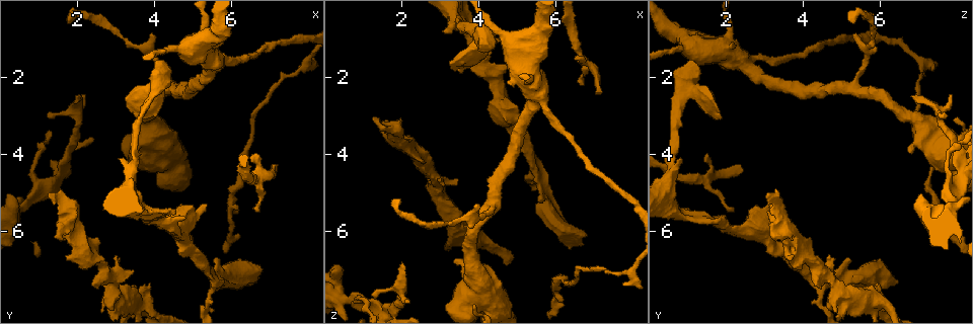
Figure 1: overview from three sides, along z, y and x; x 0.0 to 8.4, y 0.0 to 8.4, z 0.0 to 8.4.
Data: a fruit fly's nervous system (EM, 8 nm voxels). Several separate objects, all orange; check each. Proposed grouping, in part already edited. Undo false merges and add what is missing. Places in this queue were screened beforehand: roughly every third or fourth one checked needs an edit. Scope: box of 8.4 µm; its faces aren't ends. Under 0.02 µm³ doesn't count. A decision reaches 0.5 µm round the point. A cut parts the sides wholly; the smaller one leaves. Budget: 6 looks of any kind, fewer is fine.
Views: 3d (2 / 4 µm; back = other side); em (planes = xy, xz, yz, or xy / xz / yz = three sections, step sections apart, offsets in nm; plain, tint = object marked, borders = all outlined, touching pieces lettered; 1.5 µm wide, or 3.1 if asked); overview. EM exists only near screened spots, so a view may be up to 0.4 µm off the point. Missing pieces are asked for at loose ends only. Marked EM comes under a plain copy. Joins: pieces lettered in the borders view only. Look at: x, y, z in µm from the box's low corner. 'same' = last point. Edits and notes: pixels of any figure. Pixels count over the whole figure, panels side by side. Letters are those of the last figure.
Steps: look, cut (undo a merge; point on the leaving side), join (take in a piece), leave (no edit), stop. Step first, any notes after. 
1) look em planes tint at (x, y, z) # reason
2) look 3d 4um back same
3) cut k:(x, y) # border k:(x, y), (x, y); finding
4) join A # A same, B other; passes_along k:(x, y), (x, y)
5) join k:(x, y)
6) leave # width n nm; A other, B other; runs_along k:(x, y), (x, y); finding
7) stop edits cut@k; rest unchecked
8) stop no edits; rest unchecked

look em xy step 4 tint at (7.05, 4.25, 2.40) # free end

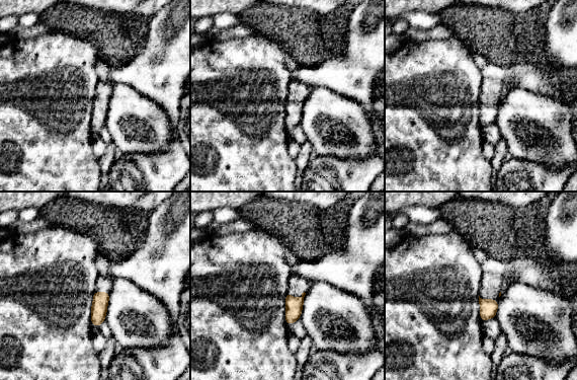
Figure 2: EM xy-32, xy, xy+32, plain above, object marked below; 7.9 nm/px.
look em planes borders same # another direction

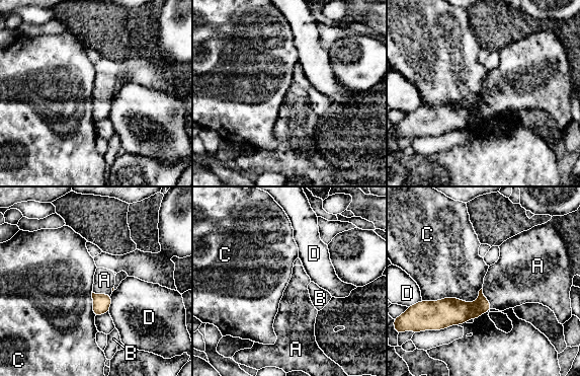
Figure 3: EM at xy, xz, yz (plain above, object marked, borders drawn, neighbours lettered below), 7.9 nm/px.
join A # width 100 nm; A same, B other, C other, D other; it goes on there

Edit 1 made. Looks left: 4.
look 3d 4um at (4.60, 5.95, 2.80) # sudden change in width

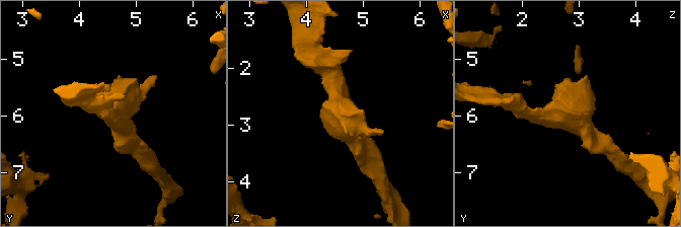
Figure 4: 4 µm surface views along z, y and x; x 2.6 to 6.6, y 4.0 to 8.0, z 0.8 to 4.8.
look em planes borders at (4.55, 5.90, 2.85)

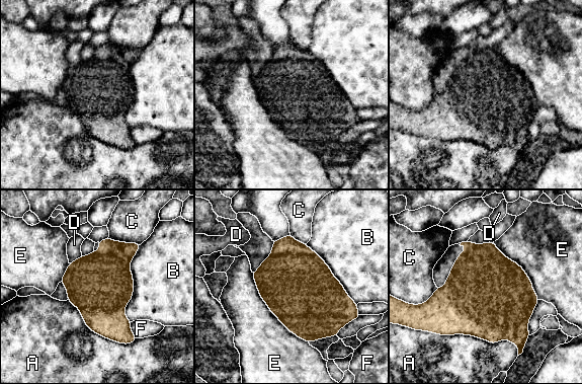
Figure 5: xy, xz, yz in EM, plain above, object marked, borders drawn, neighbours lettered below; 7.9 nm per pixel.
leave # A other, B other, C other, D other, E other, F other; border 5:(421, 329), (508, 339), (518, 355); one neuron here

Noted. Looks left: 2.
look 3d 2um at (2.05, 2.50, 6.85) # tapers out

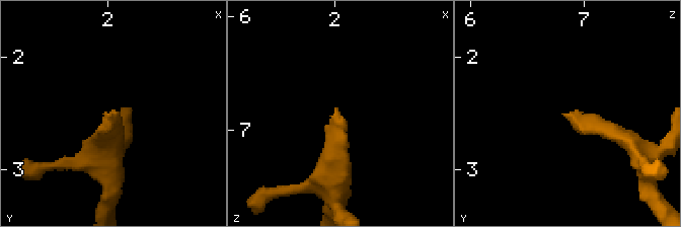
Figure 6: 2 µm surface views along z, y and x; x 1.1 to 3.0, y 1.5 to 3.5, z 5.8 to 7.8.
look em planes borders at (2.00, 2.50, 6.84) # shape alone is not enough

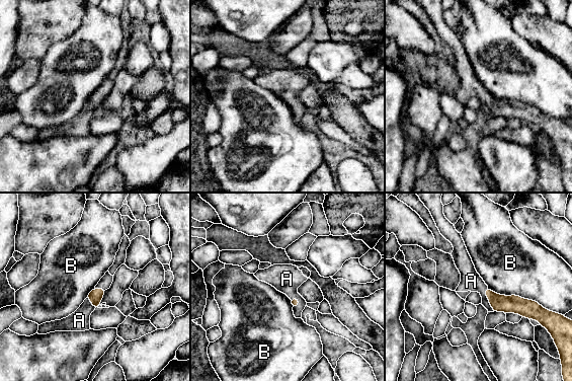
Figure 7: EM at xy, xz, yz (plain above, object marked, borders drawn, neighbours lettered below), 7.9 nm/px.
join A # A same, B other; the neuron continues

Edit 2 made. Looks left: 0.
stop edits join@3, join@7; rest unchecked

